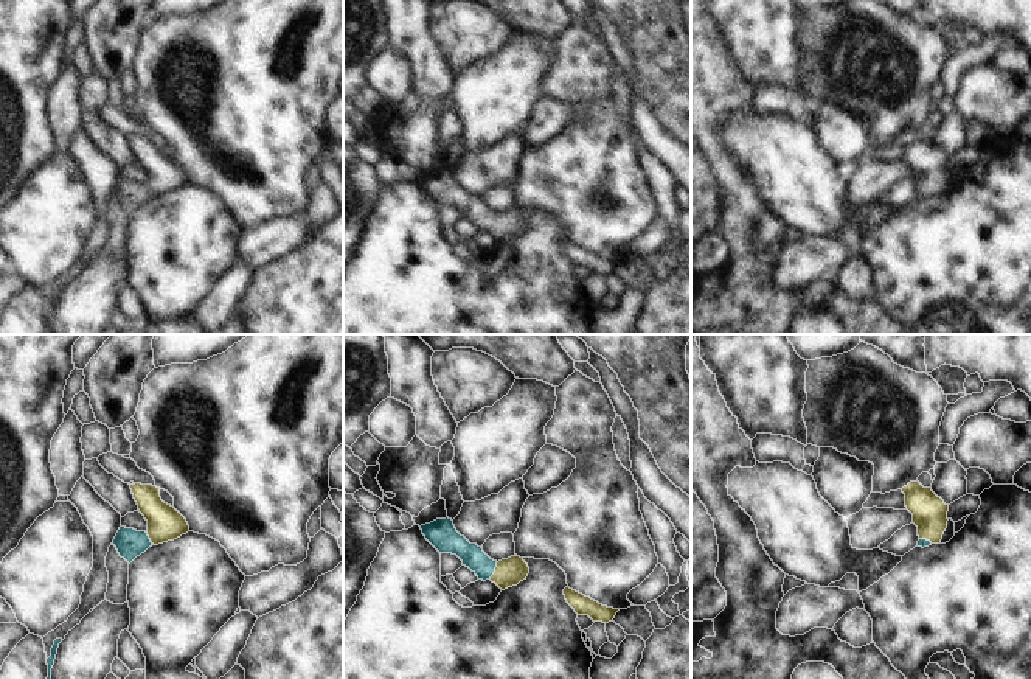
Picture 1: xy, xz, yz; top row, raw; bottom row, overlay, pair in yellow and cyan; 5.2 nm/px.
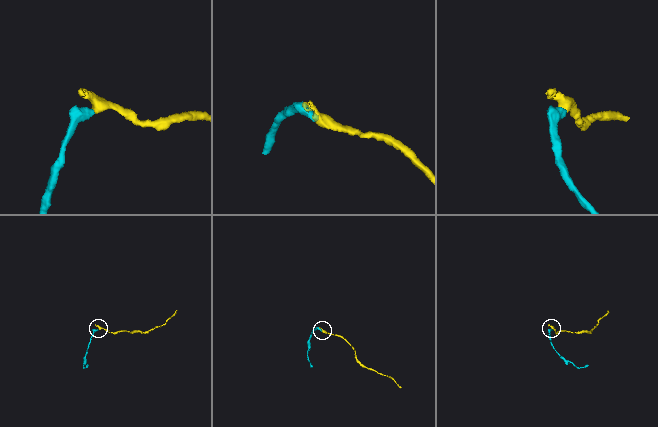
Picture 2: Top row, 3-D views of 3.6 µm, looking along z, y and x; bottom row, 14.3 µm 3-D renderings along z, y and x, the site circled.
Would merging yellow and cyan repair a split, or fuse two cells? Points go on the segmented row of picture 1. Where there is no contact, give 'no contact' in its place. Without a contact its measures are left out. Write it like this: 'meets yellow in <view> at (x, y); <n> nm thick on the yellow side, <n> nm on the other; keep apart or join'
meets yellow in xz at (496, 571); 150 nm thick on the yellow side, 120 nm on the other; join

